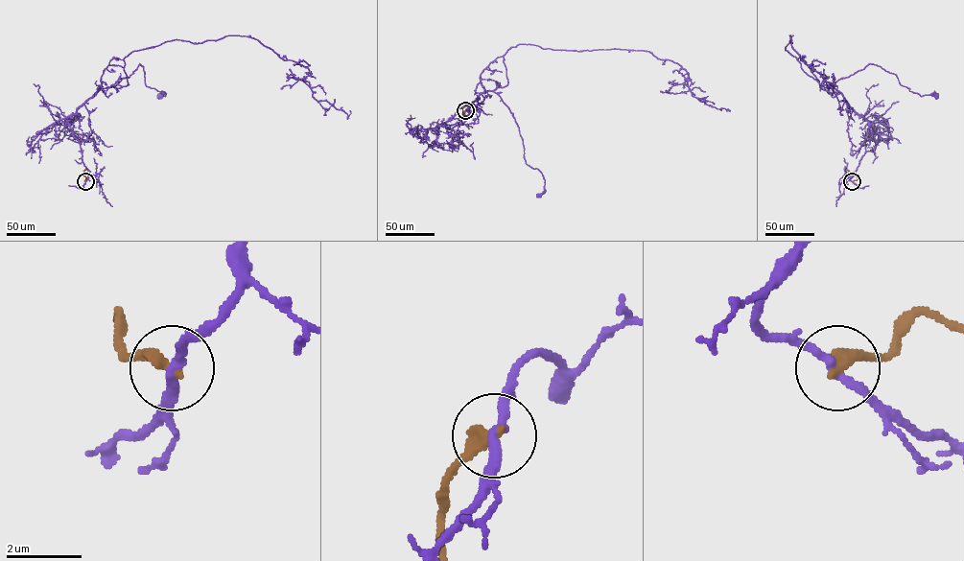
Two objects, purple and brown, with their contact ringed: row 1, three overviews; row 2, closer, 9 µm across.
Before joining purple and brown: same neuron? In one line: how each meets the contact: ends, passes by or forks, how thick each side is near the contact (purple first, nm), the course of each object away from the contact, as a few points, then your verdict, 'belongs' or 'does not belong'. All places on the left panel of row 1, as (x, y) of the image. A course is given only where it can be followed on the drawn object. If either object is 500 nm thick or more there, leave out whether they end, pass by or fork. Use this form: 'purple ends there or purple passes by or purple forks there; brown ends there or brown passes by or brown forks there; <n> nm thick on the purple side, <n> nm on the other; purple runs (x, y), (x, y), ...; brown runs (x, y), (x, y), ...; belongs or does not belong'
purple passes by; brown ends there; 240 nm thick on the purple side, 360 nm on the other; purple runs (85, 181), (89, 172), (65, 118), (101, 89), (128, 78), (140, 63), (146, 86), (165, 96), (160, 95); brown runs (85, 181), (83, 173), (85, 169); does not belong

